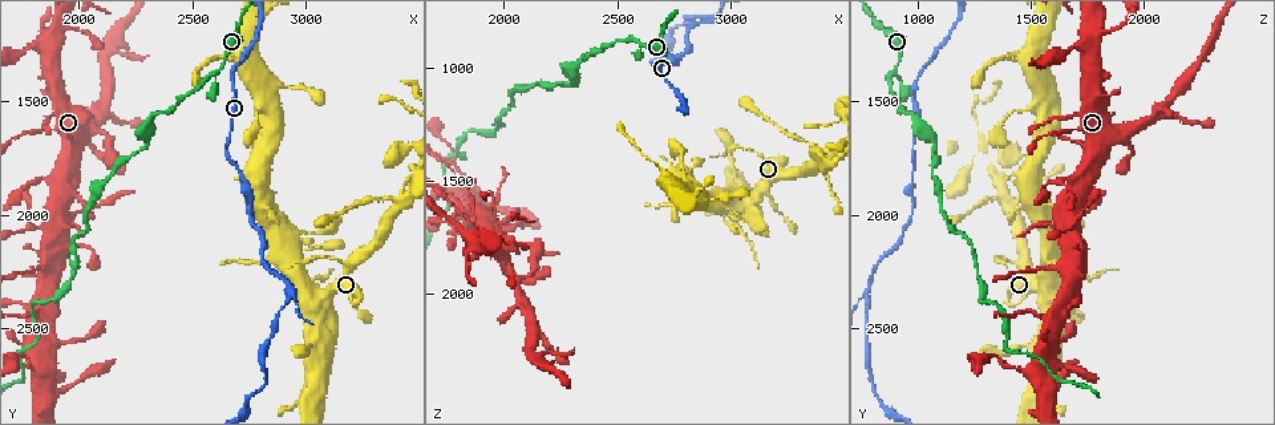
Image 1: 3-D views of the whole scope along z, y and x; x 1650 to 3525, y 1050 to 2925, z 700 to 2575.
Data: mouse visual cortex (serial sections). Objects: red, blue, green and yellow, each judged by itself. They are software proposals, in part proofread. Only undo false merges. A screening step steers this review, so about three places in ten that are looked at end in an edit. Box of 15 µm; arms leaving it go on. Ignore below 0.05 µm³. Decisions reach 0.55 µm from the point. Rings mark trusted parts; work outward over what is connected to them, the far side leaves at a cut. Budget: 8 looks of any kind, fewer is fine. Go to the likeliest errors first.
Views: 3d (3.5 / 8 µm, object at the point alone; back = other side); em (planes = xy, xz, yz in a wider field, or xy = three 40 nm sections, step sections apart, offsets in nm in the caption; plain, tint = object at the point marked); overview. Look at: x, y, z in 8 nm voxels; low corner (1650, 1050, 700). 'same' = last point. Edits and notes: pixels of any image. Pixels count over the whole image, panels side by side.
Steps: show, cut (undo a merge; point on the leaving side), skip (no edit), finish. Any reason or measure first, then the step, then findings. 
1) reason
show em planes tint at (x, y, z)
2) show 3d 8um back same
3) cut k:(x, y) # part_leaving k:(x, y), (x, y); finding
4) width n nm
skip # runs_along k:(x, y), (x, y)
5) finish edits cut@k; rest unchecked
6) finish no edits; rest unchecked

arms part here
show 3d 3.5um back at (1810, 2060, 1690)

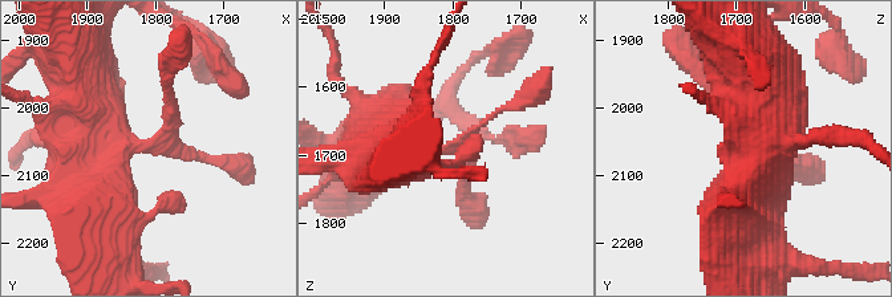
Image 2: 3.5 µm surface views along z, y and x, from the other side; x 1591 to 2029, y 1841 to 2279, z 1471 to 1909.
show em xy step 3 tint at (1805, 2045, 1695)

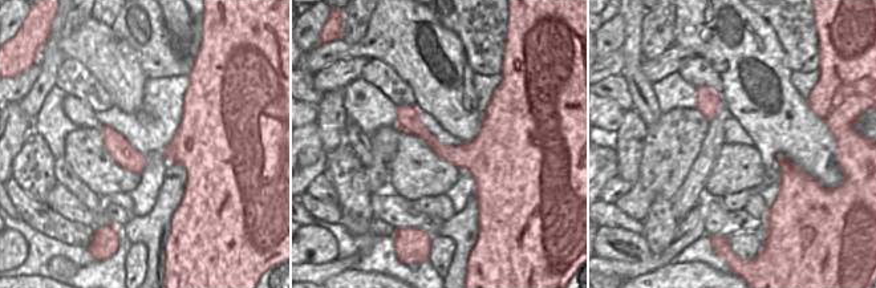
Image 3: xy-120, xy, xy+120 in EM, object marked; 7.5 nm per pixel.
skip # runs_along 2:(381, 129), (466, 153), (462, 198); continuous, no second cell

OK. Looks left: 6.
branch point
show 3d 3.5um at (2600, 1370, 900)

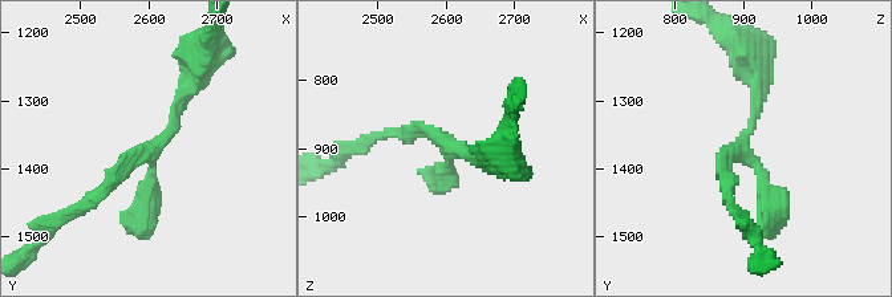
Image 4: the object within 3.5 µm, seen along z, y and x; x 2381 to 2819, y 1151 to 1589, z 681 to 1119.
now the EM
show em xy step 5 tint at (2605, 1375, 900)

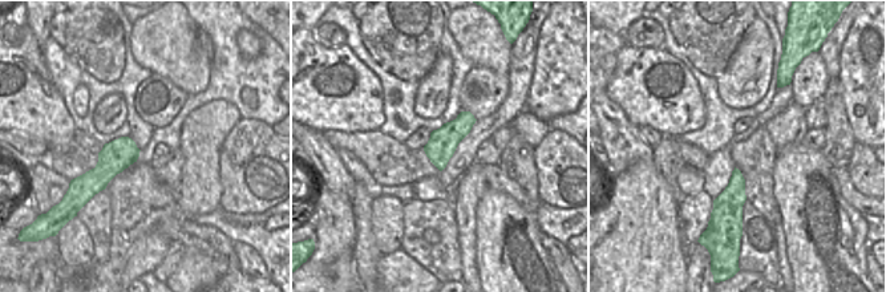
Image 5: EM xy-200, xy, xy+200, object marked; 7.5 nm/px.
show em xy step 2 tint same

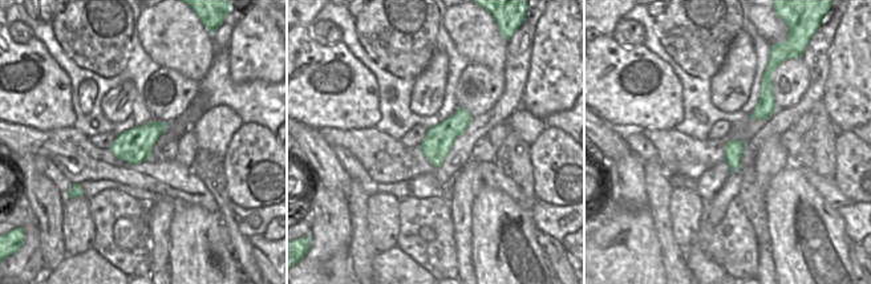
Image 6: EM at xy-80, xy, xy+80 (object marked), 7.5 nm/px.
skip # runs_along 4:(198, 76), (173, 129), (88, 202); continuous, no second cell

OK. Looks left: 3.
abrupt turn
show 3d 3.5um at (1850, 2370, 1270)

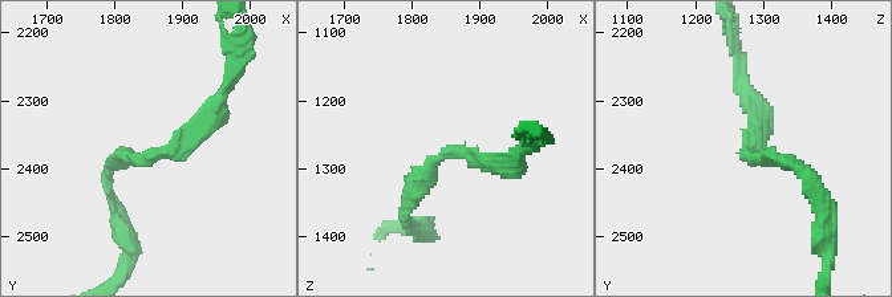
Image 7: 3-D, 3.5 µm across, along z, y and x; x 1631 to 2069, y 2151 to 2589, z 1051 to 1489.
arm_widths 150, 250 nm; shape alone is not enough
show em xy step 2 tint at (1840, 2380, 1275)

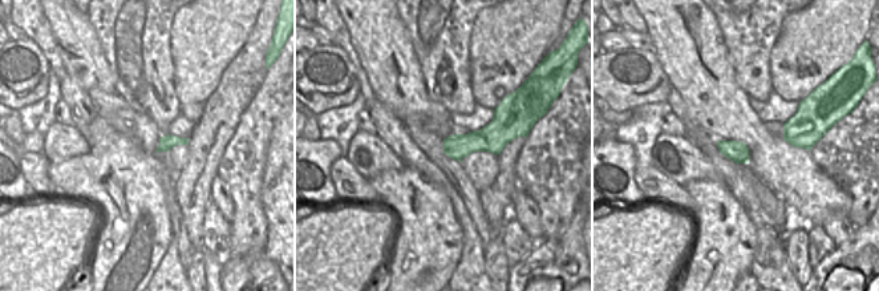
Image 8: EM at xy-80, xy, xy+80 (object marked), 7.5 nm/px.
skip # runs_along 7:(218, 109), (182, 146), (121, 158), (108, 187); continuous, no second cell

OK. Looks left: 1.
finish no edits; rest unchecked

